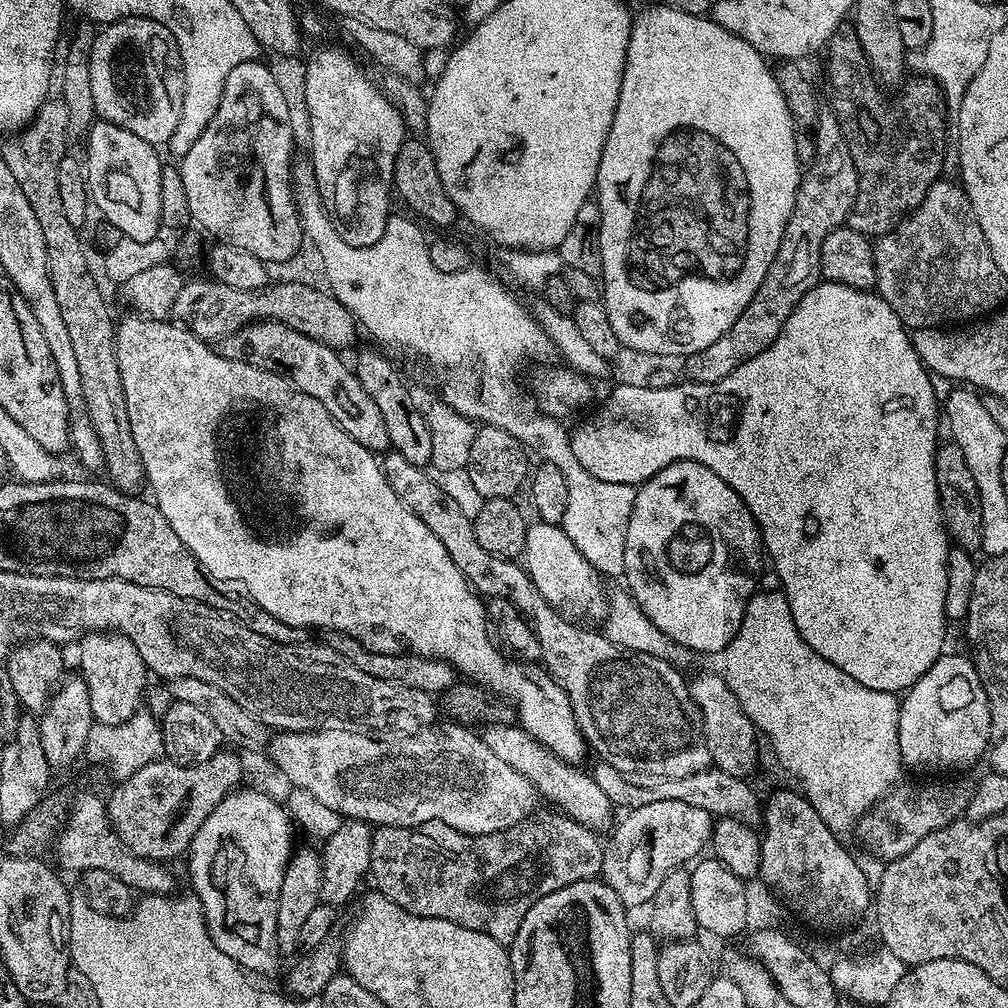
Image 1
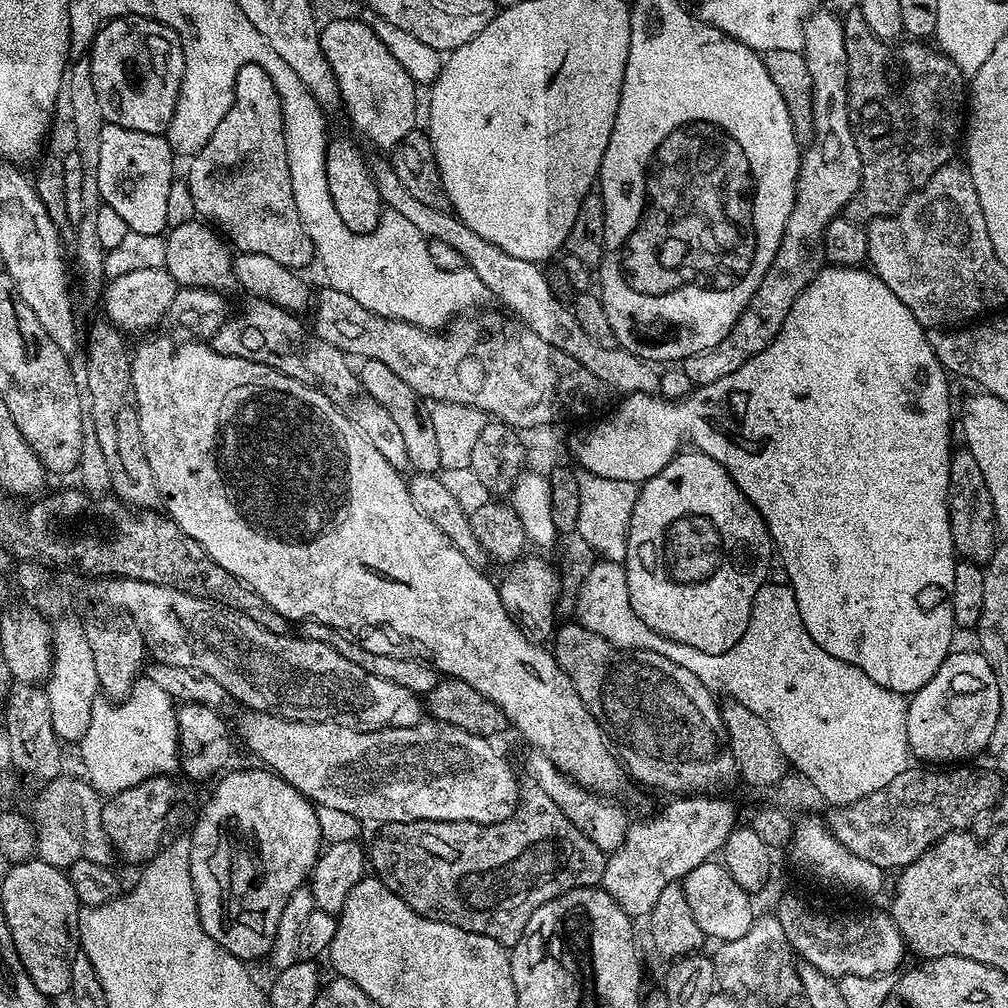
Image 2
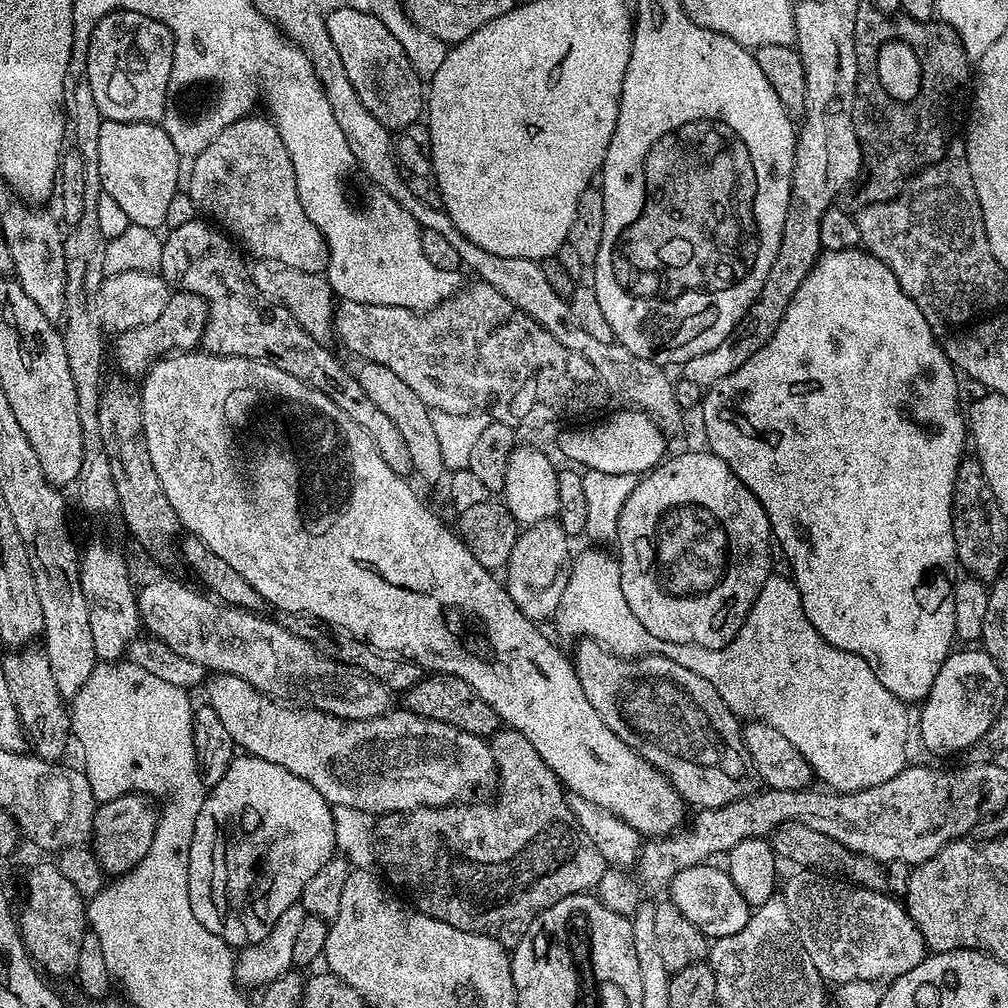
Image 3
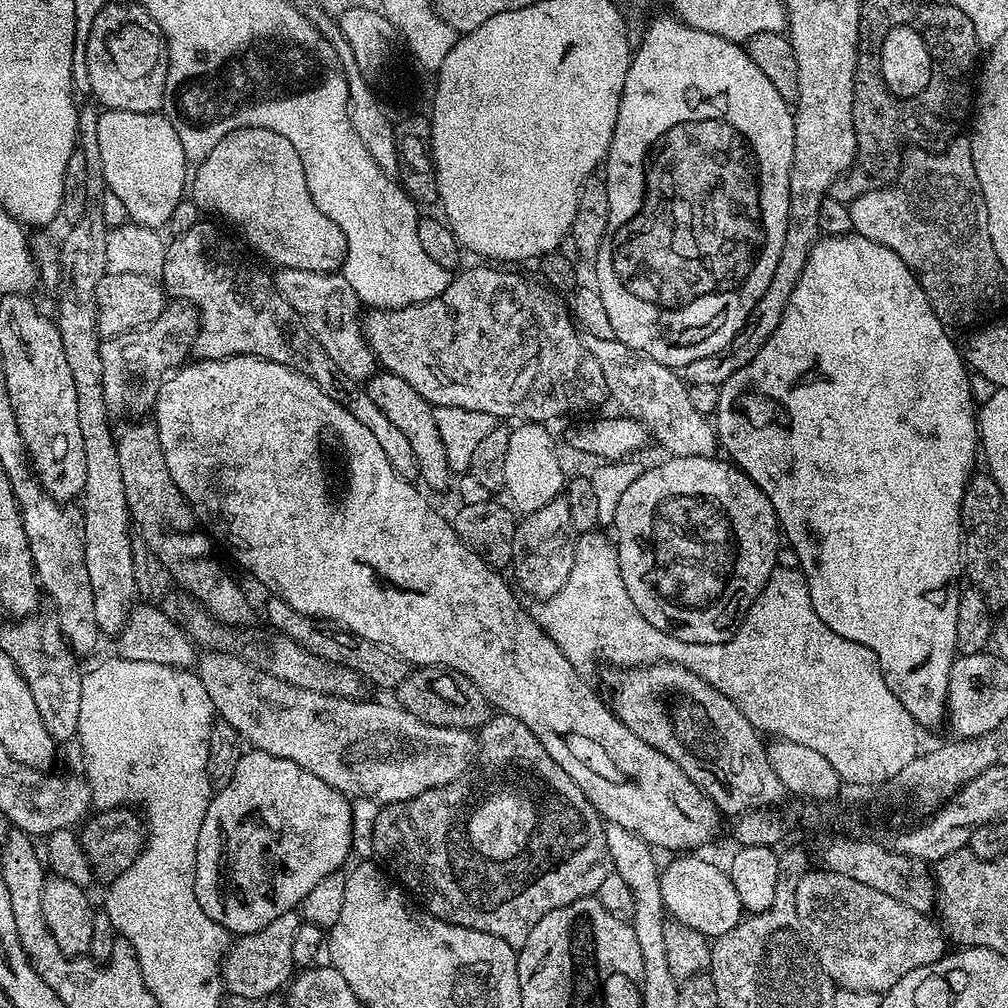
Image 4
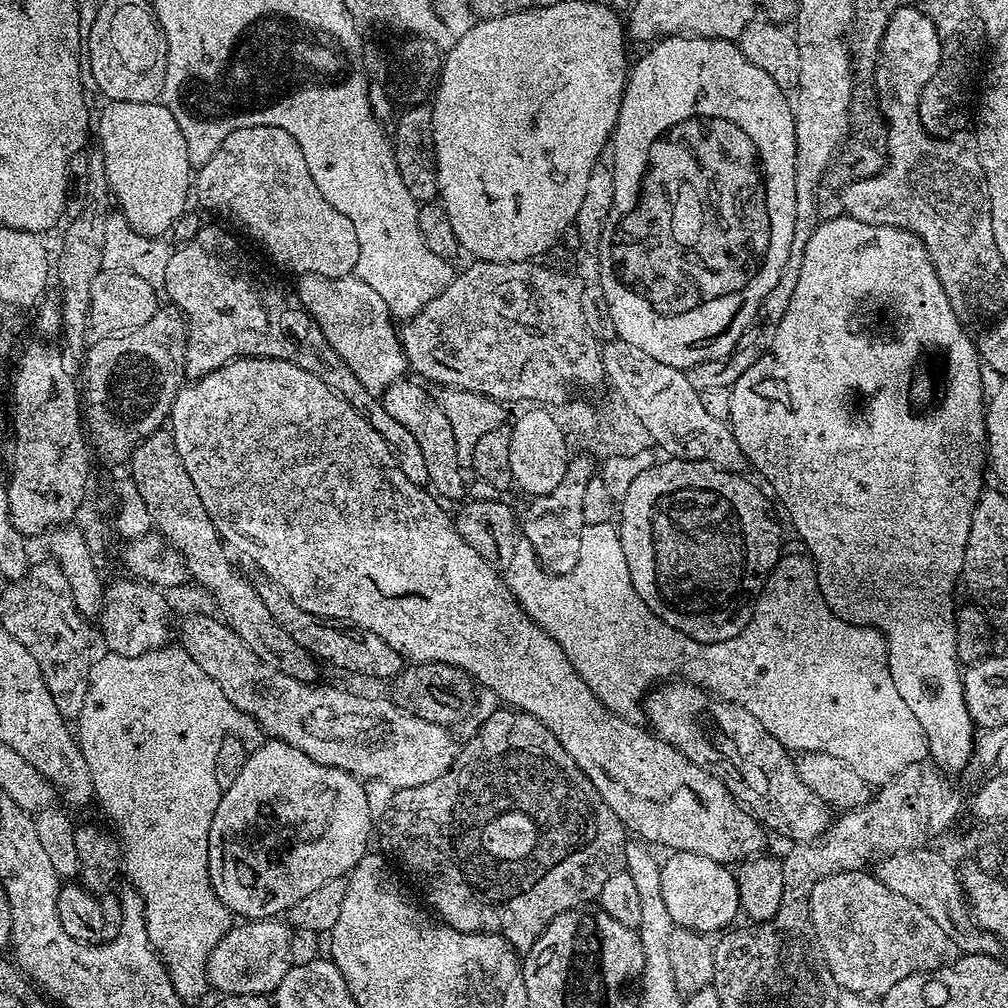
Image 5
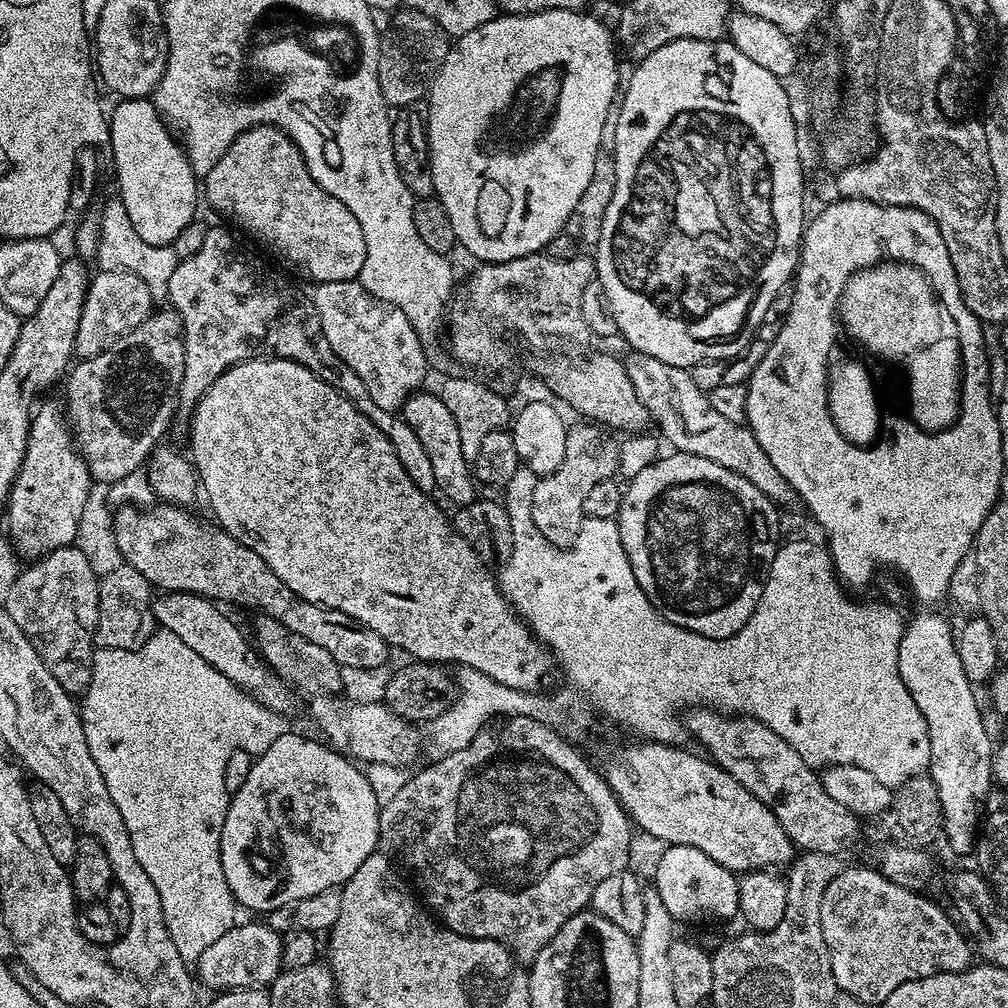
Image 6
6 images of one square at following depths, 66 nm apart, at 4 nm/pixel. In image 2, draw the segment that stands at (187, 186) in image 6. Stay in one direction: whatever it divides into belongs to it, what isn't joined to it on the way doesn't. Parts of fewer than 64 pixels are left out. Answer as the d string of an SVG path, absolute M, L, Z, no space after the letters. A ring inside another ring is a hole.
M105 123L98 146L96 181L103 207L105 204L125 224L127 231L159 236L169 227L172 160L174 153L163 135L142 134Z

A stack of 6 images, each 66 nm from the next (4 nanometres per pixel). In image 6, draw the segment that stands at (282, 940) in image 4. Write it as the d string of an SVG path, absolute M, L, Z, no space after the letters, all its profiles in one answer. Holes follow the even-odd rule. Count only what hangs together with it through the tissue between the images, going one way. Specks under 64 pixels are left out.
M237 923L218 942L206 946L200 959L194 965L201 985L208 988L264 988L271 985L278 973L282 971L282 936L268 927L267 923ZM200 971L200 976L199 972ZM201 980L201 981L200 981Z

